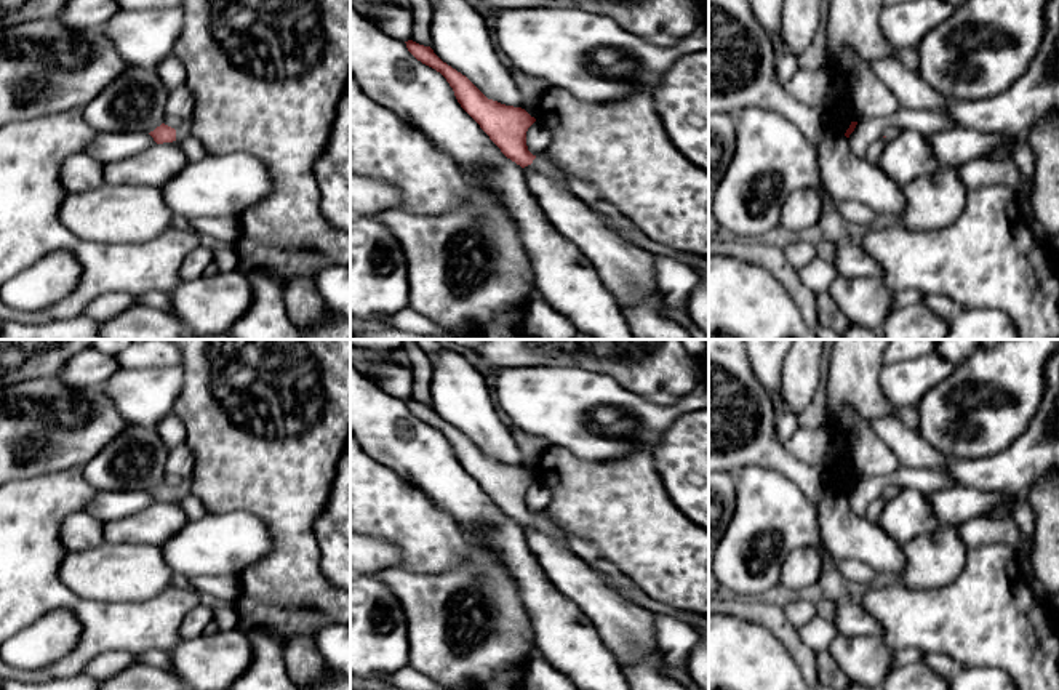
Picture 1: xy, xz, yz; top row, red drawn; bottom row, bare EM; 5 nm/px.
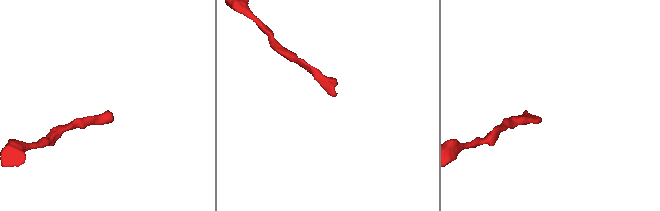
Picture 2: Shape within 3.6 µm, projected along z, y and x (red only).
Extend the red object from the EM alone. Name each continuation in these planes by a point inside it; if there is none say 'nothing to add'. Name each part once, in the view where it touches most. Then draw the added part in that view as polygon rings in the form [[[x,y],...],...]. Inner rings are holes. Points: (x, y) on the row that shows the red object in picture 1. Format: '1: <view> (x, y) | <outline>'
1: xy (183, 132) | [[[190,118],[182,120],[176,128],[176,139],[187,139],[192,136]]]

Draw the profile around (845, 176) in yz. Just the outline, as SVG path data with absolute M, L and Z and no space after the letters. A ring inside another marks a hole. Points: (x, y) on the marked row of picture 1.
M829 136L816 149L821 183L832 200L861 202L881 221L896 219L902 213L902 187L878 165L854 155L846 136Z

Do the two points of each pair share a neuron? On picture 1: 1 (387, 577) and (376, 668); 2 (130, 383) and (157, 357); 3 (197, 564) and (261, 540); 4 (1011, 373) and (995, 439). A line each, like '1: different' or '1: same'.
1: different
2: different
3: same
4: same

